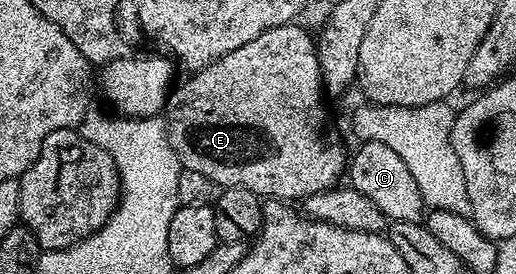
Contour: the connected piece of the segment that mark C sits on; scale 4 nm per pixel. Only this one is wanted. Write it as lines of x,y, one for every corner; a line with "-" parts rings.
363,141
361,145
355,154
353,151
348,162
349,185
372,200
390,222
422,222
428,207
416,179
412,177
412,172
408,172
408,164
404,164
404,160
400,160
388,144

